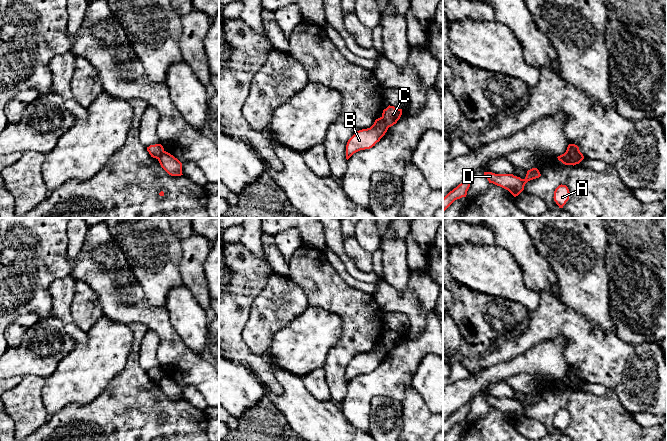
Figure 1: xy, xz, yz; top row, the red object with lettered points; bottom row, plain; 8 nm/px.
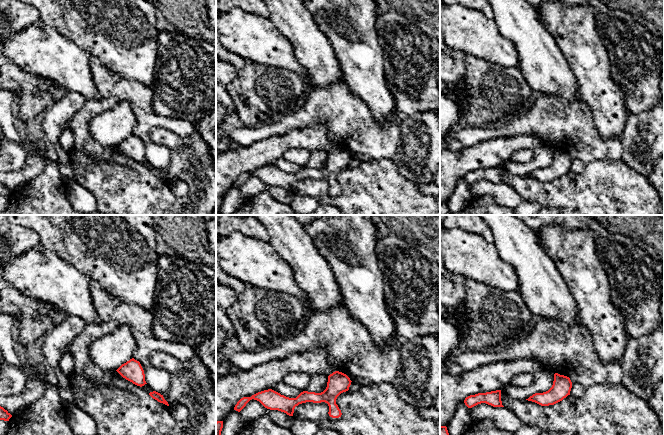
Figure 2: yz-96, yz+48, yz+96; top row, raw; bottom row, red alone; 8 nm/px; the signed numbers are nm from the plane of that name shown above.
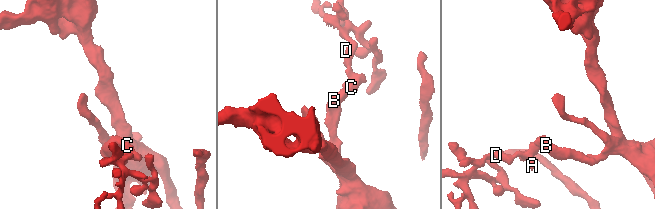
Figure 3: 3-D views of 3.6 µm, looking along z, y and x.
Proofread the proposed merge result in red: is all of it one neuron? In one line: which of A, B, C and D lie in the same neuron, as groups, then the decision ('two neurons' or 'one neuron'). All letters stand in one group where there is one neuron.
A C D / B | two neurons

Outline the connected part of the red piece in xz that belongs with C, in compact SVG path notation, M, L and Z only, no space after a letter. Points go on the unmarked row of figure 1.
M388 330L386 333L383 334L382 342L389 352L397 347L402 339L402 333L395 332L394 330Z

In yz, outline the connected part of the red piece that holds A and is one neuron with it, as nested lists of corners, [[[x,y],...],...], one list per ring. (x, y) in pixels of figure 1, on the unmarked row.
[[[559,409],[554,415],[554,425],[559,430],[563,432],[566,426],[569,424],[570,416],[566,409]]]

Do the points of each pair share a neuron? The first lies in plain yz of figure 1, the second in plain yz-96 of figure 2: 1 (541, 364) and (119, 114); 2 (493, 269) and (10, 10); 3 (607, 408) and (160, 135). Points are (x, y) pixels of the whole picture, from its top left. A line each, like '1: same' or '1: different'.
1: same
2: different
3: different

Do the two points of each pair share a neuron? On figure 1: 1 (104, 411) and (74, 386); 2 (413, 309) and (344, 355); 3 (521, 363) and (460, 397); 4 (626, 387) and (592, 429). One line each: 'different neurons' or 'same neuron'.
1: different neurons
2: different neurons
3: same neuron
4: different neurons

